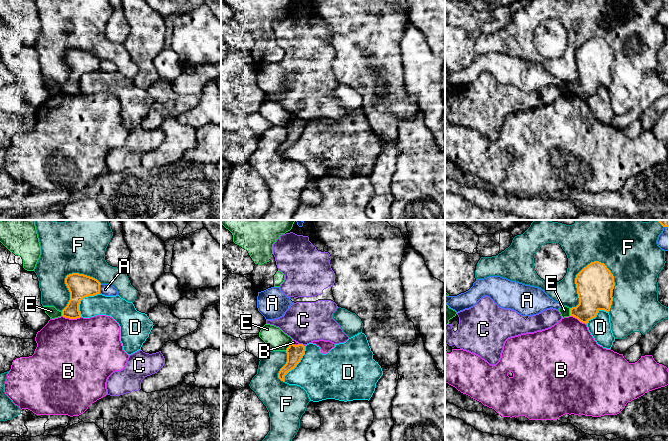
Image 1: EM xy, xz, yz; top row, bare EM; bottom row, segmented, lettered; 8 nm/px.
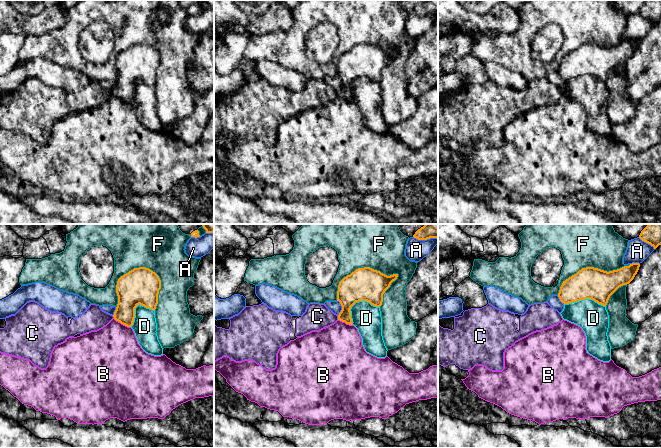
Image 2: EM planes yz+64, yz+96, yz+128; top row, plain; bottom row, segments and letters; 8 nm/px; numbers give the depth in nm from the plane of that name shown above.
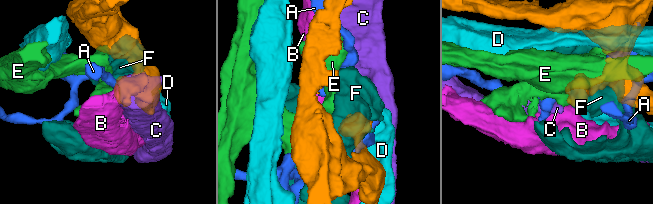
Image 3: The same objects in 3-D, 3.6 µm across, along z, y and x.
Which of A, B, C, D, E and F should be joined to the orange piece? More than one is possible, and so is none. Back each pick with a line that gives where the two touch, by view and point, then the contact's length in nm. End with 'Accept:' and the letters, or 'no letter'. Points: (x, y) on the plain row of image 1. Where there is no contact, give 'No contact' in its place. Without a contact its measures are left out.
Accept: no letter

